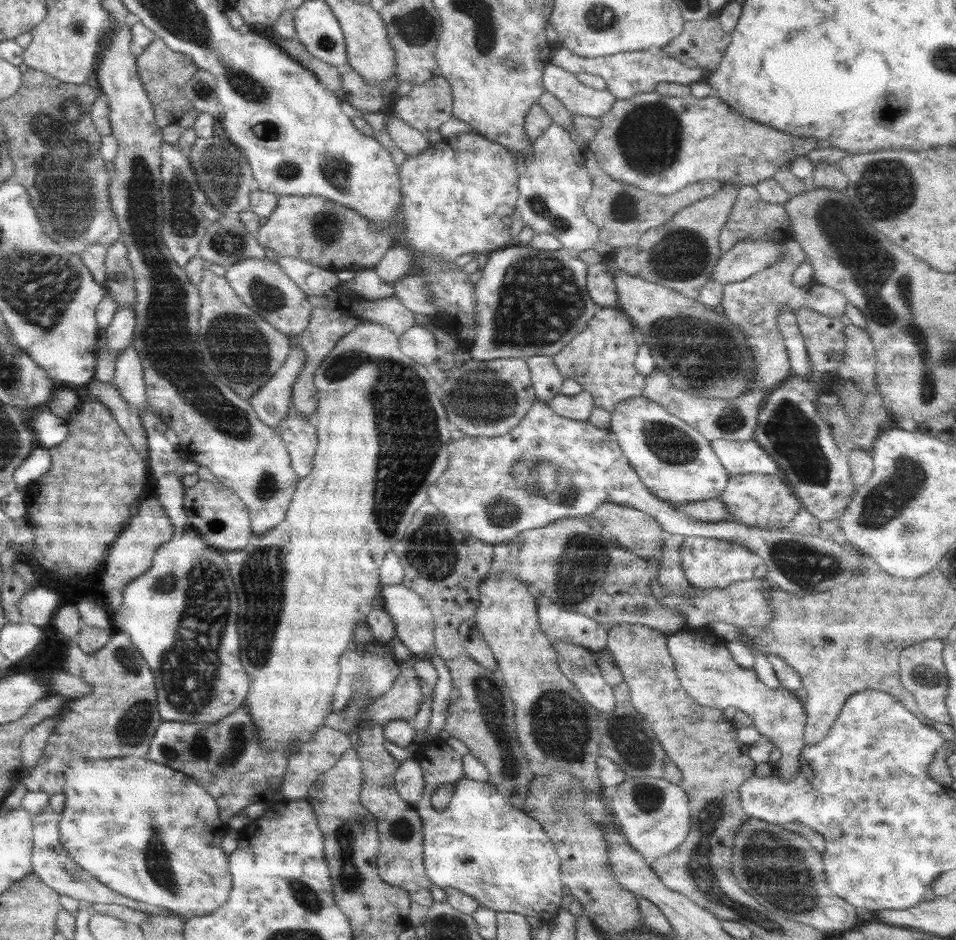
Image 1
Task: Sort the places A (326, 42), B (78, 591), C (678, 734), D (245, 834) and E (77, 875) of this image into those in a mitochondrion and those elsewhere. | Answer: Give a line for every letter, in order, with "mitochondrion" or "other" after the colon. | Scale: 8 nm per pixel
A: mitochondrion
B: other
C: other
D: other
E: mitochondrion

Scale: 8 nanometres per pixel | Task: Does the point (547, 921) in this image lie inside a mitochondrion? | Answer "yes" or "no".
no

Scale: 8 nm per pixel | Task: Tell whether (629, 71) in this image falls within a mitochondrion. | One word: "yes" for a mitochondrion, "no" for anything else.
no

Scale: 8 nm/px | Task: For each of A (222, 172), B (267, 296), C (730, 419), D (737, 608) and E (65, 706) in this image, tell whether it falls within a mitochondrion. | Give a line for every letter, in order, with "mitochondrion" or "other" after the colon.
A: mitochondrion
B: mitochondrion
C: mitochondrion
D: other
E: other

